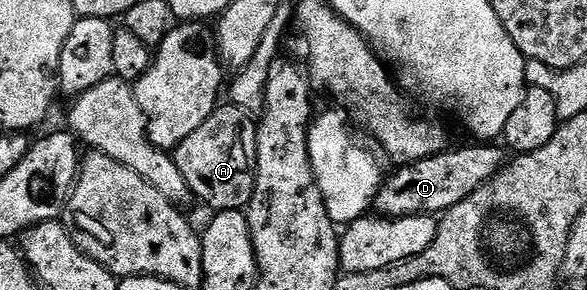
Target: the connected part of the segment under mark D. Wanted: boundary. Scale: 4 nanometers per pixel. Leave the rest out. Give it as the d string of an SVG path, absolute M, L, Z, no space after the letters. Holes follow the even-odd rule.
M477 145L481 147L457 147L446 149L437 155L420 159L414 163L398 166L393 176L386 178L373 198L372 210L378 216L398 219L408 215L440 216L459 201L463 201L497 174L507 162L504 146ZM506 154L506 155L505 155Z

